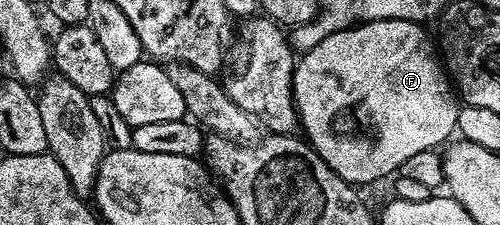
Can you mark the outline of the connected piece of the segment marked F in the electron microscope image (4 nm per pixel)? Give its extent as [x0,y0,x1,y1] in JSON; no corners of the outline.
[294,20,459,186]

